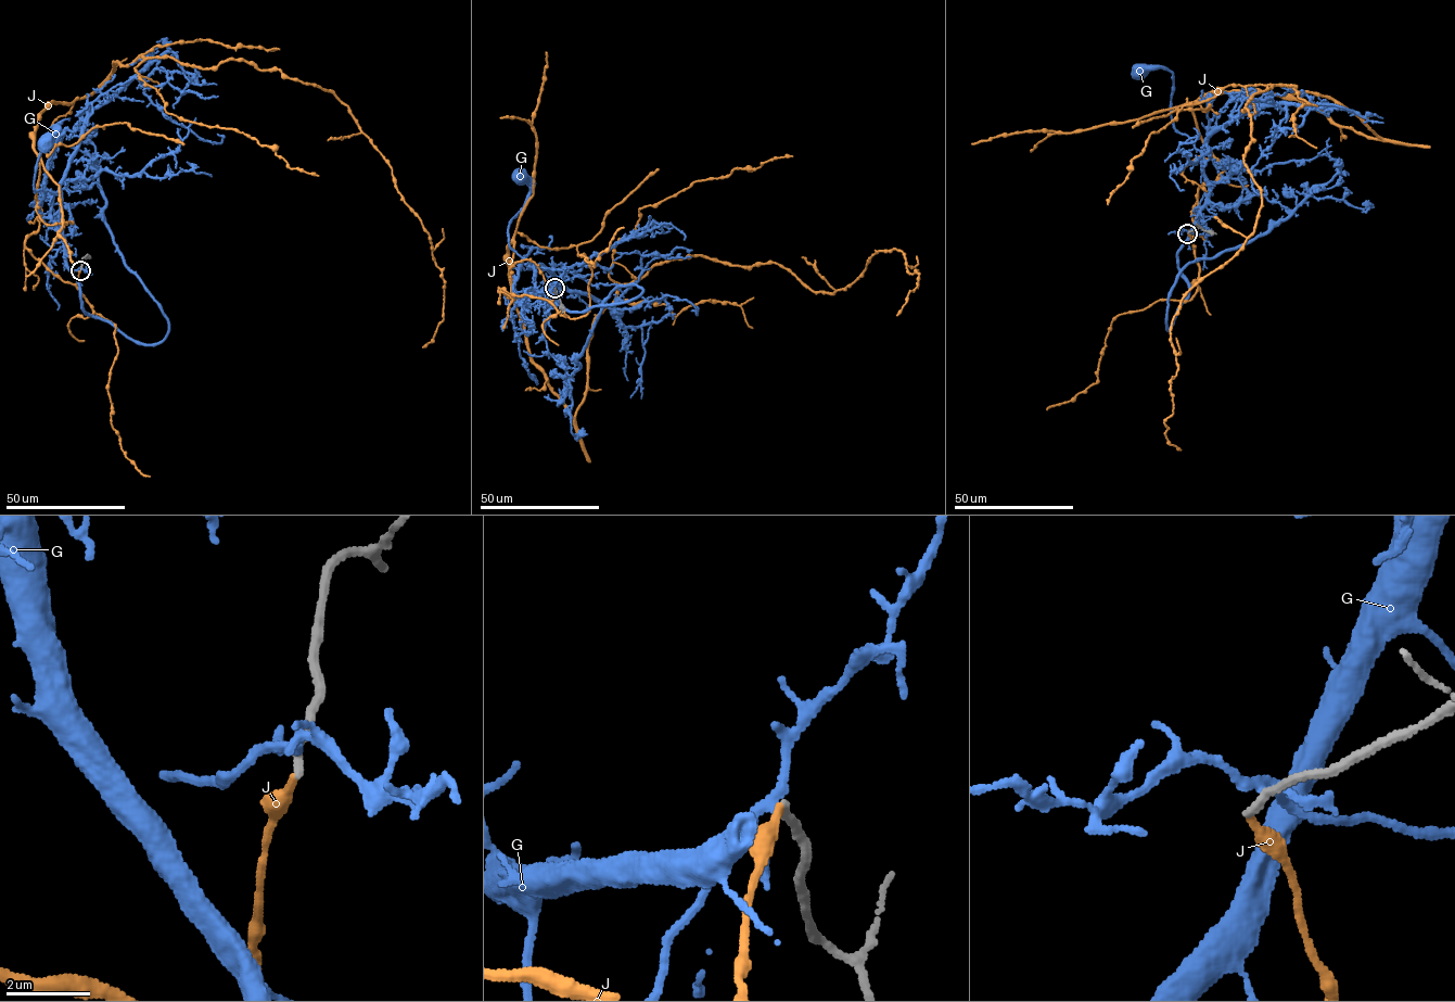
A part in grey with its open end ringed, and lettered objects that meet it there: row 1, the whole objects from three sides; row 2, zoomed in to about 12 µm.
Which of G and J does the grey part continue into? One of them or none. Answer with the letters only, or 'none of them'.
none of them

